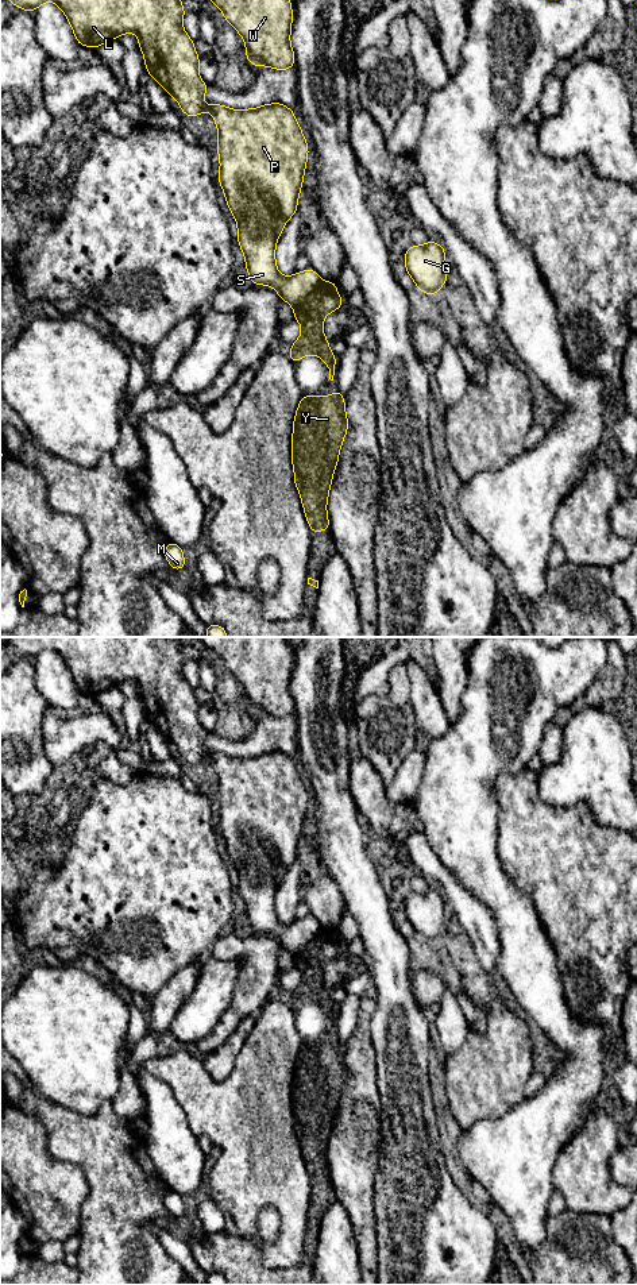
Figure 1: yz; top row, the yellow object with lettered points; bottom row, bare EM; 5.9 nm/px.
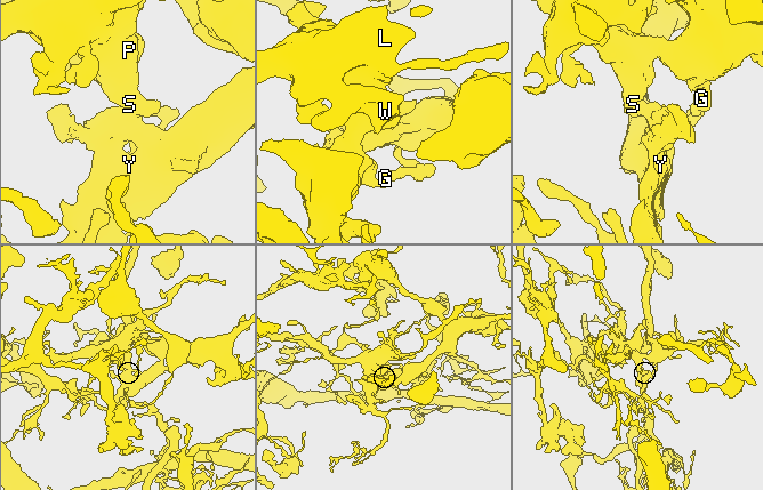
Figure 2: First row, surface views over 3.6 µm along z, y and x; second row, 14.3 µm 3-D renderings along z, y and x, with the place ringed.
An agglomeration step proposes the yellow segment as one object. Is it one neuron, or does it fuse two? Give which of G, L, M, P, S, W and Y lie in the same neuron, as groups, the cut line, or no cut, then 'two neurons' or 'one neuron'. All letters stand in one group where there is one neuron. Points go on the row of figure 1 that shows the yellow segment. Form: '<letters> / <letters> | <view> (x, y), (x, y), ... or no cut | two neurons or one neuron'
G L M P S W / Y | yz (323, 282), (293, 307) | two neurons

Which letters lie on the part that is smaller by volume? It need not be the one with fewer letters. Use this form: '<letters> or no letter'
Y

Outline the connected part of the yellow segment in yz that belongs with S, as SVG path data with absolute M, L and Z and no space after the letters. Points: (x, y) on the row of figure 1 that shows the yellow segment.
M11 0L28 12L46 1L55 3L66 15L81 46L100 47L105 40L134 32L143 51L146 70L179 104L189 117L209 111L219 131L220 157L219 184L228 208L238 223L238 240L246 258L247 273L254 285L269 285L281 300L297 306L317 290L323 279L314 270L282 277L275 265L275 244L286 221L297 213L302 188L308 143L290 108L283 104L266 104L254 109L231 109L220 104L202 103L208 84L198 73L200 57L193 40L182 27L185 9L181 0Z

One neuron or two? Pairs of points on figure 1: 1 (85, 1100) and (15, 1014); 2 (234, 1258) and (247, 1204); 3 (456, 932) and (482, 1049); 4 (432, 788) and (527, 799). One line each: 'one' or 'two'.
1: one
2: two
3: one
4: two

